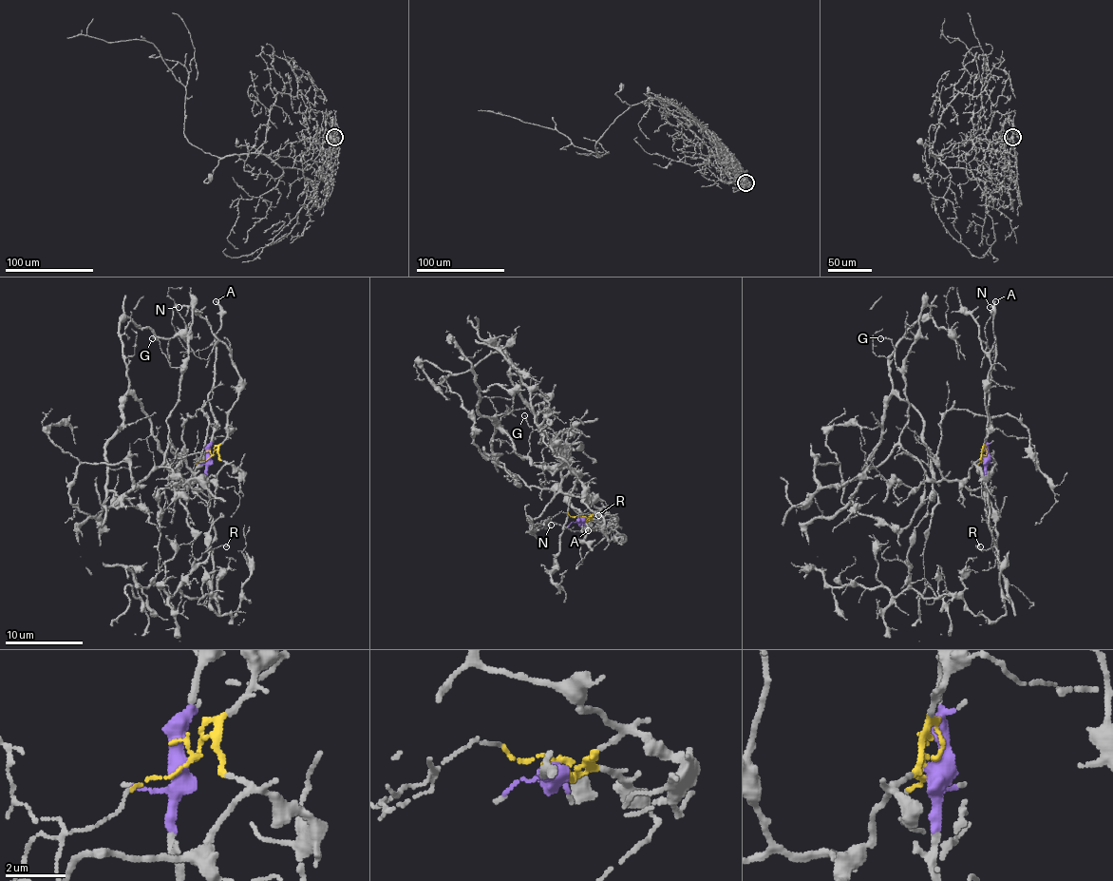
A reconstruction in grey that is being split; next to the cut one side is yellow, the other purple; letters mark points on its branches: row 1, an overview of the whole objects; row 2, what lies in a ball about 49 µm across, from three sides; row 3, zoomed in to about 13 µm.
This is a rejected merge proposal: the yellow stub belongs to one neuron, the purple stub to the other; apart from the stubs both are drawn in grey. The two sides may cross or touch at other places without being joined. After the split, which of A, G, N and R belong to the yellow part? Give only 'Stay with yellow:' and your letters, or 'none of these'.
Stay with yellow: G

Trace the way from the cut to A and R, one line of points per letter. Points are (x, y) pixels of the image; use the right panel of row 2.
A: (984, 458), (990, 421), (988, 393), (995, 359), (995, 300)
R: (984, 458), (984, 488), (993, 545), (980, 549), (976, 545), (980, 547)

